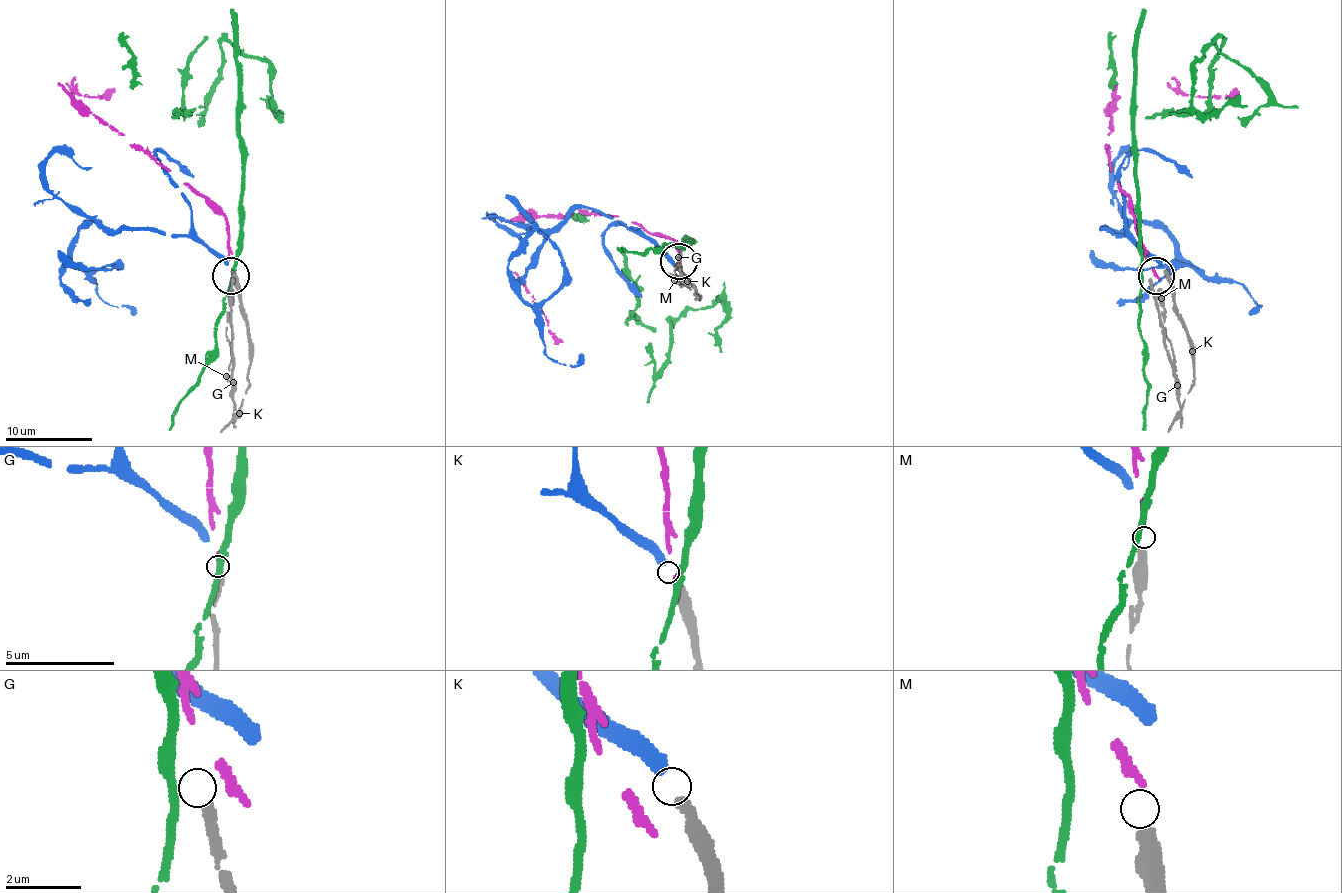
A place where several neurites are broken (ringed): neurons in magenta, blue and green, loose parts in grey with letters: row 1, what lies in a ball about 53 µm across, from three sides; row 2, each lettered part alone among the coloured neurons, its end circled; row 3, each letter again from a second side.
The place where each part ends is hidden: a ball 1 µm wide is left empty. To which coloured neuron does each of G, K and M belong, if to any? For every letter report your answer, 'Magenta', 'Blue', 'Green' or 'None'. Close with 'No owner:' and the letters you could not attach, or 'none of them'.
G: None
K: Blue
M: Magenta
No owner: G

